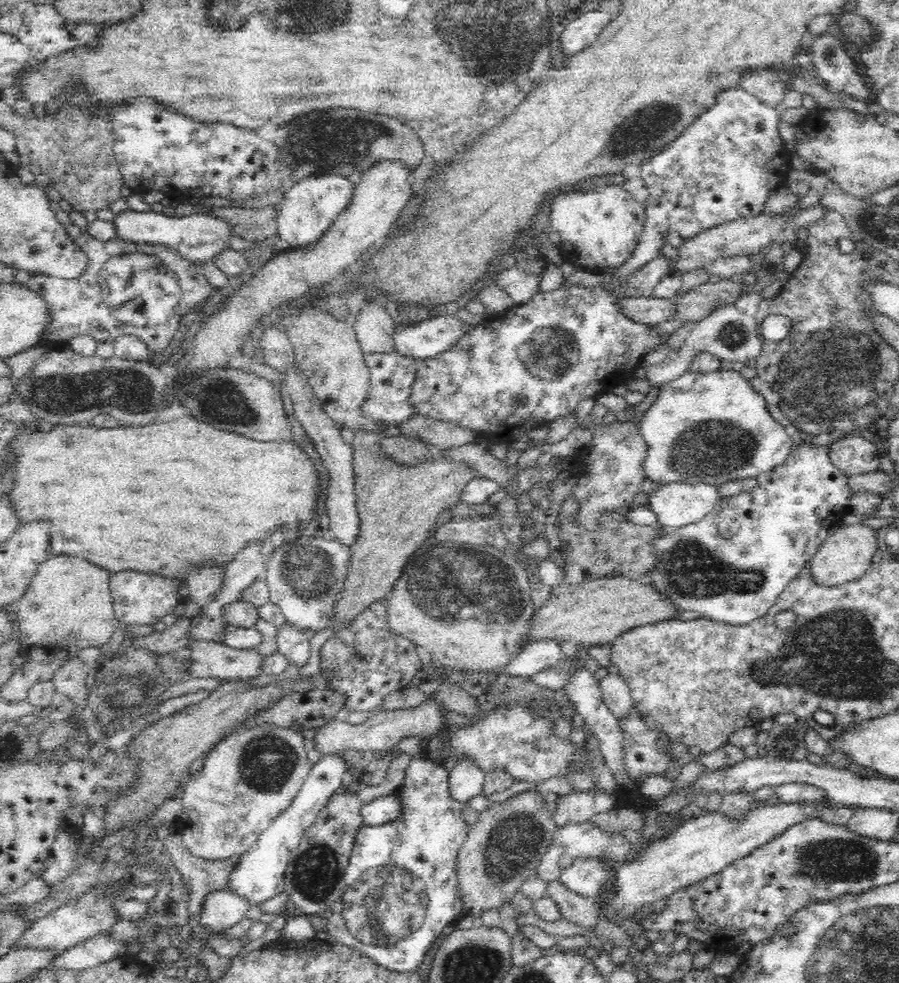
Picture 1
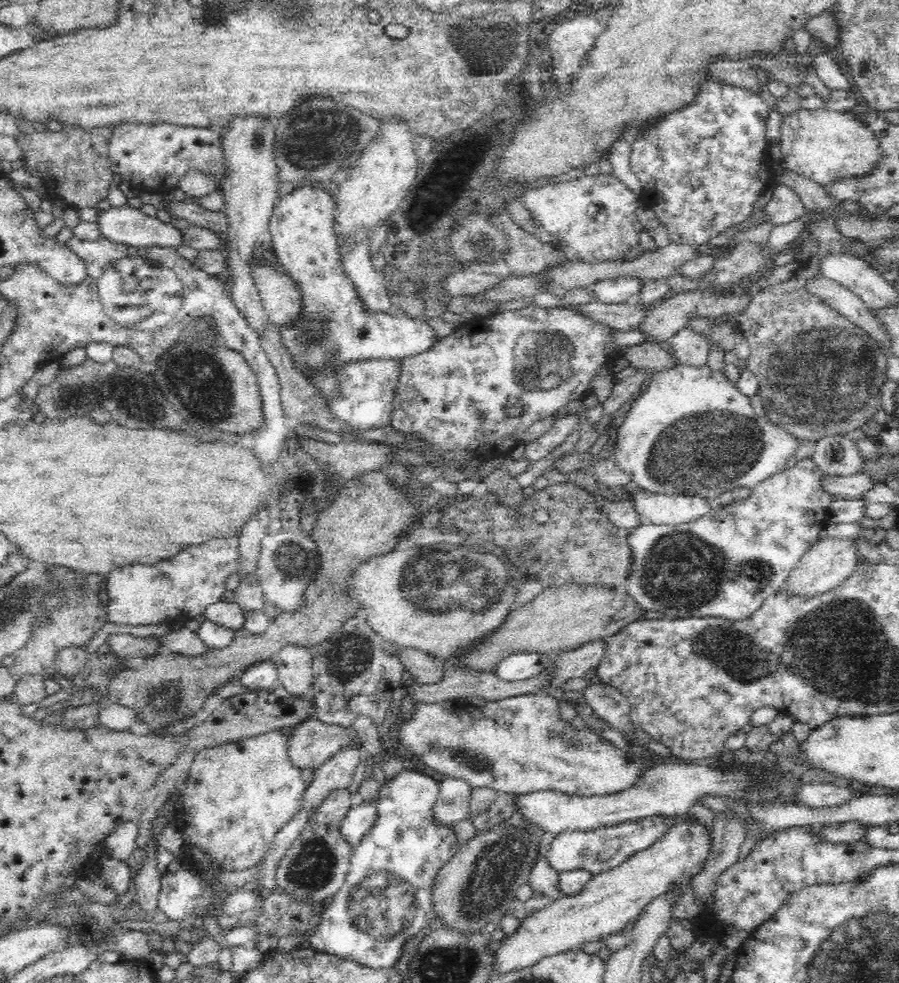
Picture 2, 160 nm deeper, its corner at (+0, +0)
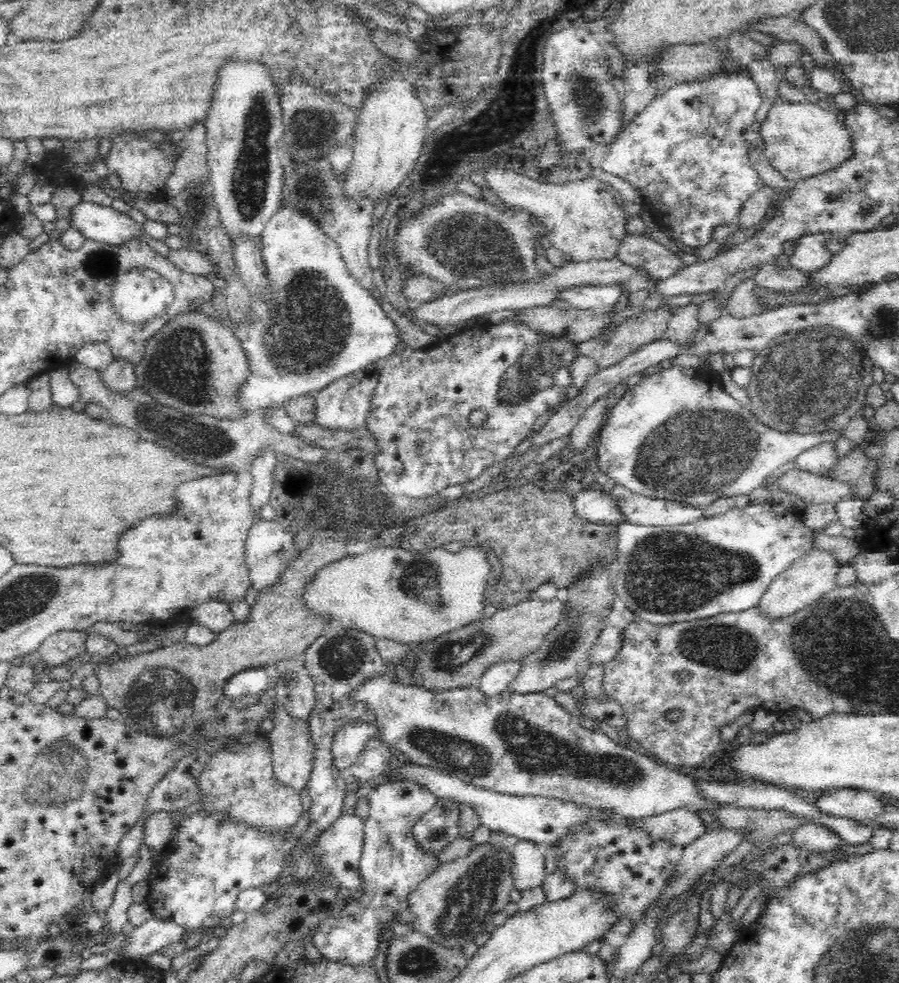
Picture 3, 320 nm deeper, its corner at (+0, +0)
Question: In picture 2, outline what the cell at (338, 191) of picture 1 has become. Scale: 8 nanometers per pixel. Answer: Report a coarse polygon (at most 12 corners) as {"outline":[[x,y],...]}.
{"outline":[[281,195],[268,231],[304,295],[280,328],[293,362],[319,369],[428,352],[414,317],[366,313],[337,252],[337,201]]}

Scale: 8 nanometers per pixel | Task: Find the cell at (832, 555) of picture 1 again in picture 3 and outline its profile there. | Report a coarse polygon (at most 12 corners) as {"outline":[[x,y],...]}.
{"outline":[[811,549],[774,578],[758,607],[794,614],[836,588],[840,559]]}

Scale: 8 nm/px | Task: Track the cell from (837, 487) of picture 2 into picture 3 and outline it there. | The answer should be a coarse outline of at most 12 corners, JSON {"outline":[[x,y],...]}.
{"outline":[[793,466],[776,486],[808,505],[853,498],[854,485]]}

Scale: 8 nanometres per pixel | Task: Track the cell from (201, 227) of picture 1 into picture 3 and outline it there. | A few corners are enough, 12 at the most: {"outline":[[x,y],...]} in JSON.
{"outline":[[93,201],[71,225],[86,239],[120,245],[144,236],[142,223]]}

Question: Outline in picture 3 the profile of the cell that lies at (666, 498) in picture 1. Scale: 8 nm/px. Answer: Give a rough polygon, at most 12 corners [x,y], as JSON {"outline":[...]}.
{"outline":[[620,484],[609,494],[626,522],[676,526],[703,507],[647,497]]}

